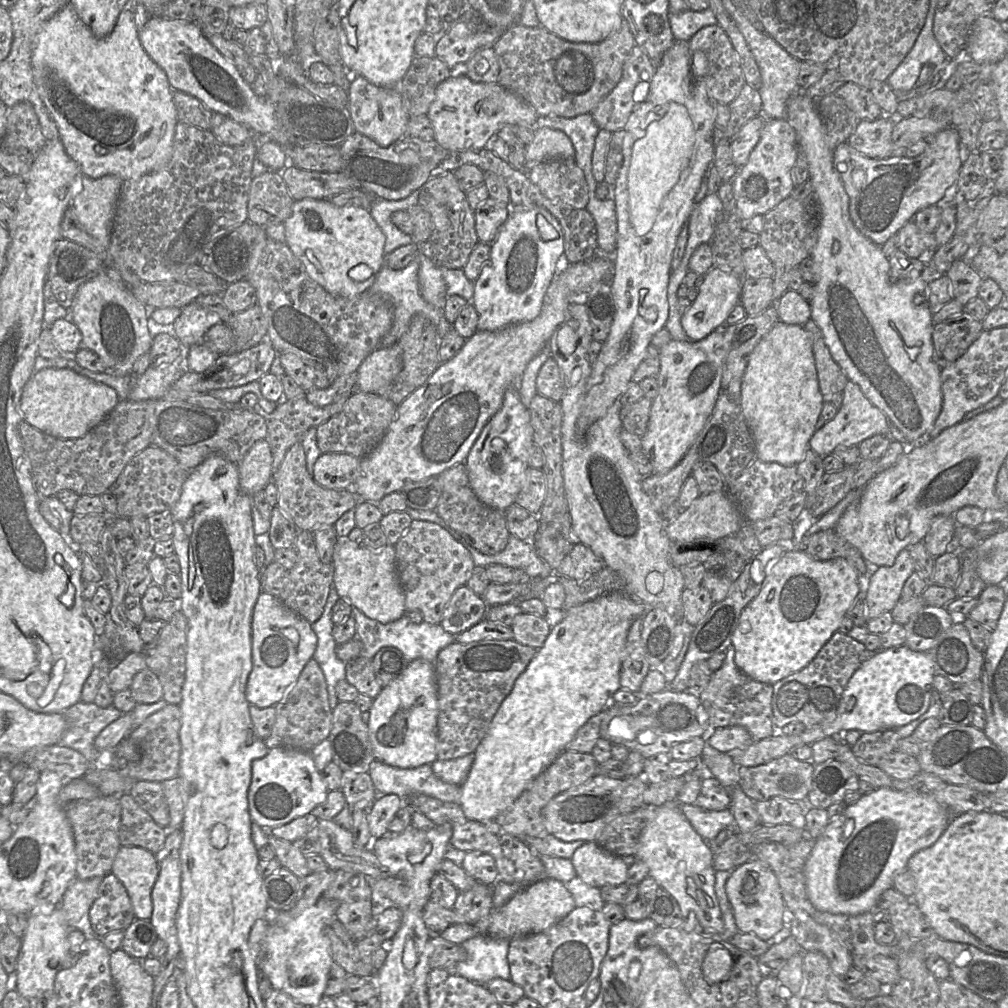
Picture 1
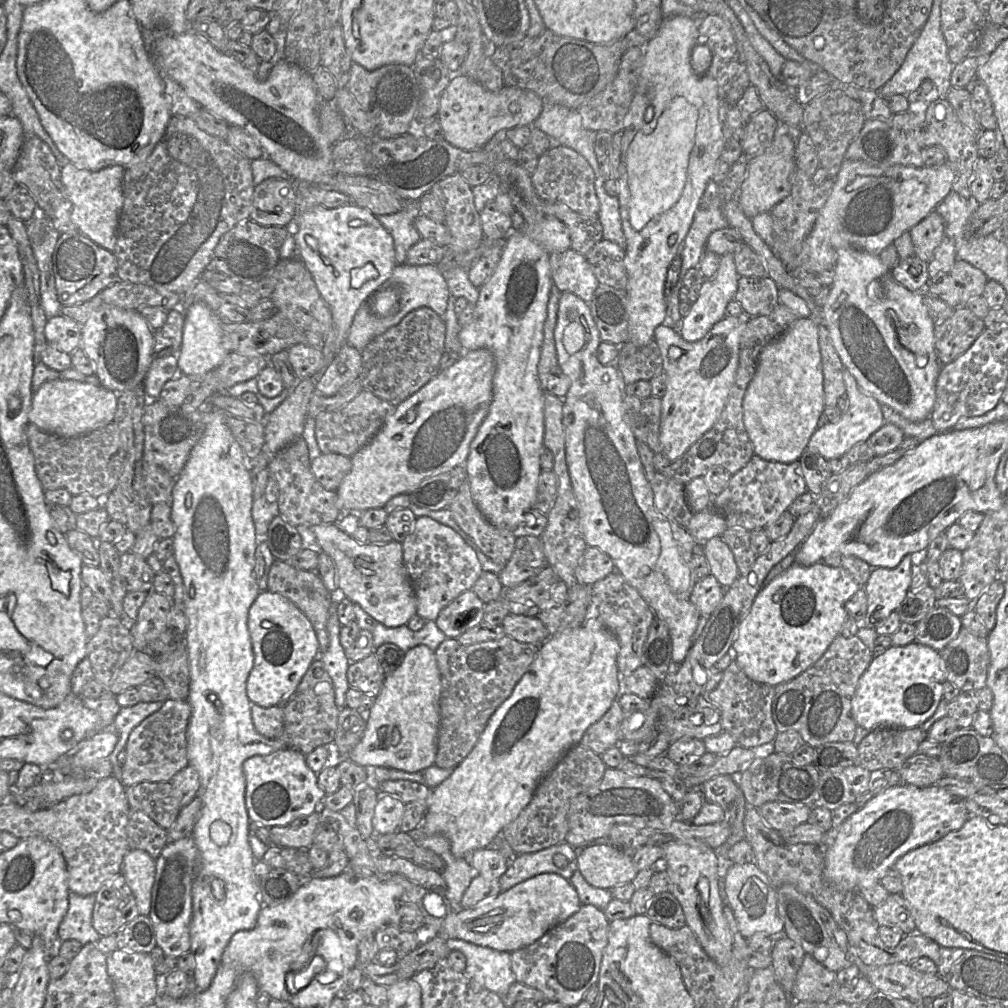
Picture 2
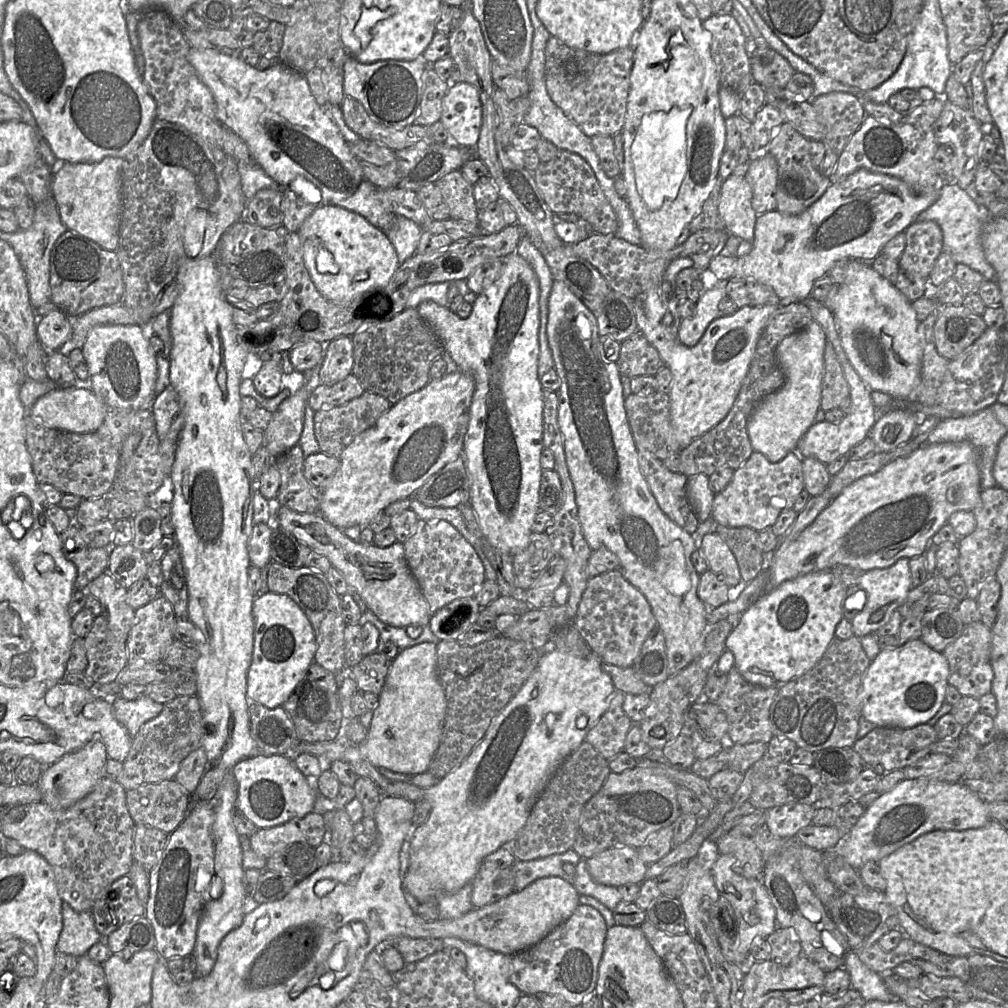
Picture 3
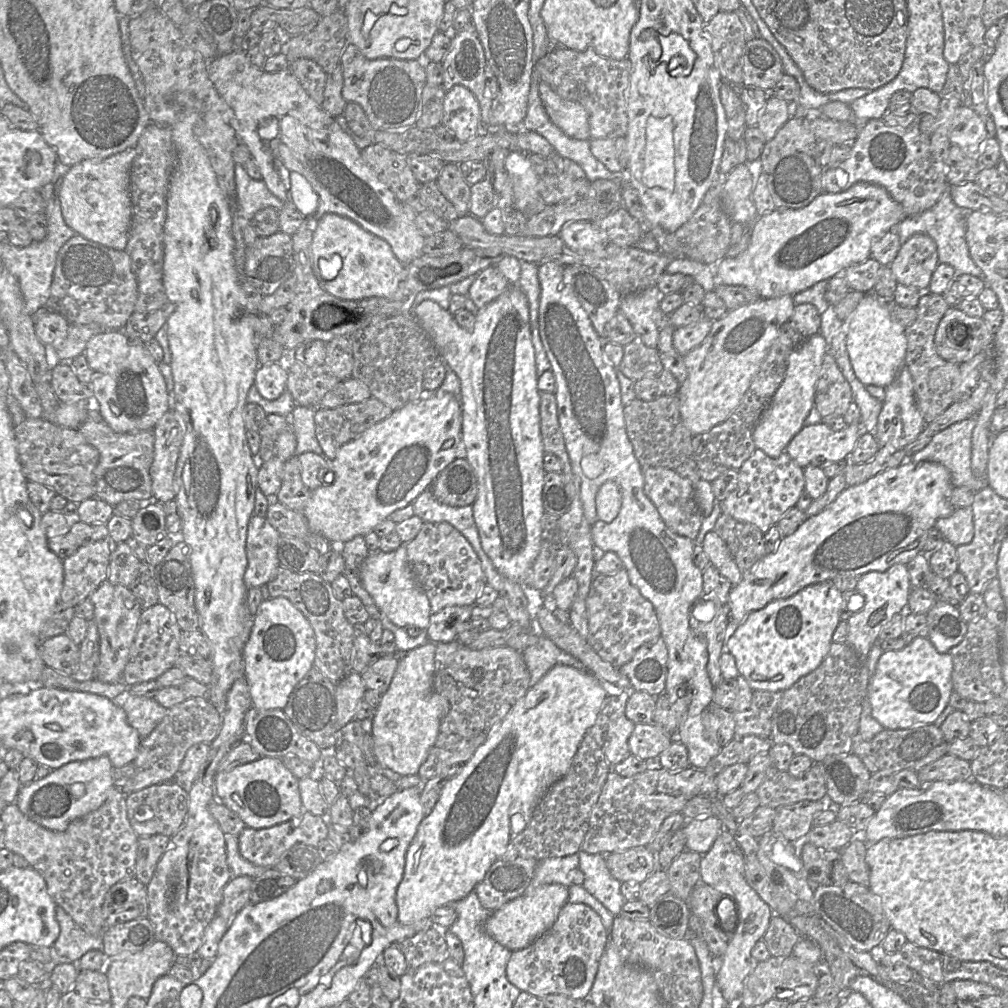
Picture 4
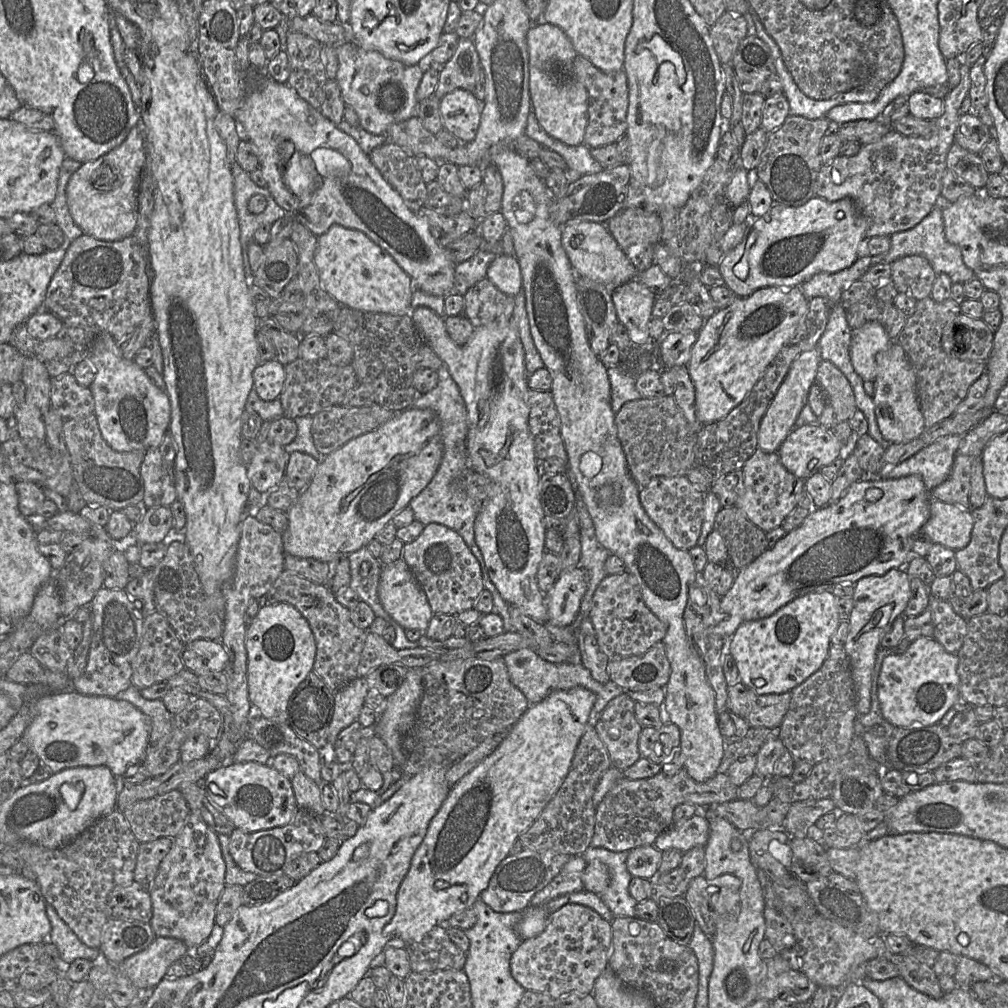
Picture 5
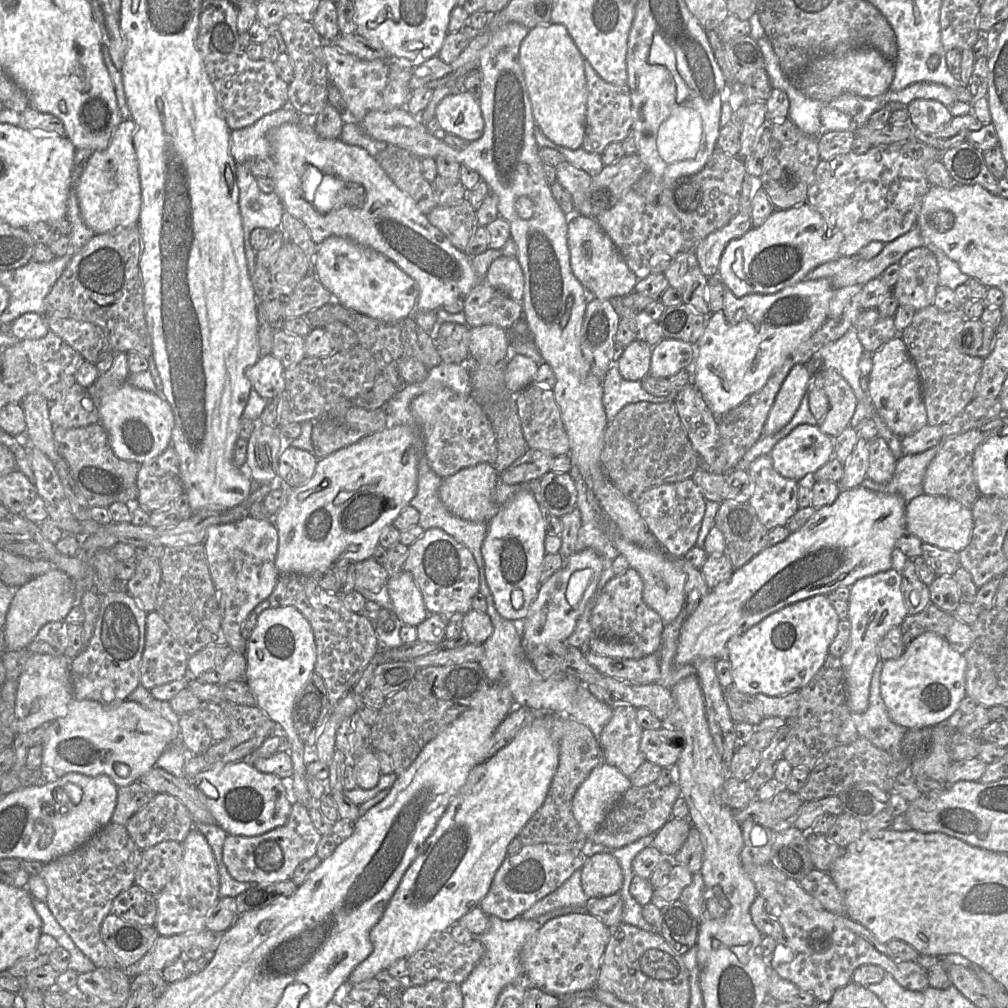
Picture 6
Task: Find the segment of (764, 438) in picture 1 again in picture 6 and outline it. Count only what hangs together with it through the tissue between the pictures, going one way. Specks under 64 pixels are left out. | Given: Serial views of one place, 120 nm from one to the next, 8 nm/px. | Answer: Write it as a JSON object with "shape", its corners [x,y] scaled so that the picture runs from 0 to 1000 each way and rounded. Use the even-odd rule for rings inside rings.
{"shape":[[[790,361],[776,380],[757,423],[757,432],[767,432],[789,412],[798,391],[803,389],[807,371],[800,361]]]}

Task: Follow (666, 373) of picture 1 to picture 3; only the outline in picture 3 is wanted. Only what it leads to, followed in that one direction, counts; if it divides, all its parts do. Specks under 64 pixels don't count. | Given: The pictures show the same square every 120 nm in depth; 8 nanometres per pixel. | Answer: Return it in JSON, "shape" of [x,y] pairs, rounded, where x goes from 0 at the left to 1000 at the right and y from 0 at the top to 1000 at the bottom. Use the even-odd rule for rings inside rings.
{"shape":[[[629,298],[629,310],[633,327],[652,346],[660,363],[667,370],[666,387],[663,390],[665,416],[670,434],[677,445],[709,424],[721,413],[743,367],[751,338],[771,306],[772,303],[738,304],[724,313],[711,314],[701,323],[693,339],[688,344],[682,344],[673,337],[673,333],[669,334],[657,320],[647,322],[640,313],[636,298]]]}

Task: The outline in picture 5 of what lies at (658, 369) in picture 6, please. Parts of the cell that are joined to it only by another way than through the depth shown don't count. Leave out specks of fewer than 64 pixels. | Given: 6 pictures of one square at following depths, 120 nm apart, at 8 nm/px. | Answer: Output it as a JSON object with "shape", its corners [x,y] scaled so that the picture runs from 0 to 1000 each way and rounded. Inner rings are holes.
{"shape":[[[690,329],[660,331],[654,338],[654,356],[657,363],[661,366],[682,363],[691,335]]]}

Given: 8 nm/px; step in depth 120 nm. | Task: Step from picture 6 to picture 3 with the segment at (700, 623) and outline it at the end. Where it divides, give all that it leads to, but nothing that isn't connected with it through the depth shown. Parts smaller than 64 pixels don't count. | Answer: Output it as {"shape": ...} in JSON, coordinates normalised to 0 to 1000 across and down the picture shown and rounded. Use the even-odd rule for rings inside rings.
{"shape":[[[938,438],[912,442],[901,452],[886,456],[877,461],[867,470],[856,472],[825,495],[823,500],[811,512],[789,536],[775,538],[770,546],[761,554],[760,567],[762,574],[762,585],[765,585],[779,576],[786,575],[792,571],[805,567],[823,565],[829,561],[839,561],[859,567],[868,563],[881,563],[894,554],[907,554],[917,550],[923,540],[923,535],[931,526],[939,520],[941,513],[949,507],[964,507],[968,502],[974,485],[972,483],[971,455],[968,445],[960,438]]]}

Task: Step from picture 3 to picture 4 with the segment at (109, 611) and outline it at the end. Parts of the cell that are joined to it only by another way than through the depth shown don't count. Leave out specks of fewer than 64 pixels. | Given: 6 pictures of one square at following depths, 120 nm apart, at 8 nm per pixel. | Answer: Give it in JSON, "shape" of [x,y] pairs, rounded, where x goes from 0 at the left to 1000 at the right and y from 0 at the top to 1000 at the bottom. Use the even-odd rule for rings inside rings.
{"shape":[[[104,575],[89,590],[89,595],[93,600],[93,612],[98,628],[99,652],[95,663],[94,674],[103,678],[116,678],[122,675],[122,667],[126,659],[129,643],[134,634],[138,614],[142,604],[138,598],[134,598],[132,603],[126,603],[124,595],[133,595],[133,590],[129,584],[119,579],[111,579]]]}

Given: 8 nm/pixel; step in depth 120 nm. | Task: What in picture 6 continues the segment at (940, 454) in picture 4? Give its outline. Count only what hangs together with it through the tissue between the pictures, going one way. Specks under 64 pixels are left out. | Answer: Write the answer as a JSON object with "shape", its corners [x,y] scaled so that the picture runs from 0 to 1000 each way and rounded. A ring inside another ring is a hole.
{"shape":[[[929,441],[912,450],[897,451],[890,455],[886,473],[882,478],[869,479],[859,472],[854,481],[865,487],[893,491],[901,499],[917,489],[916,473],[931,446],[932,441]]]}

